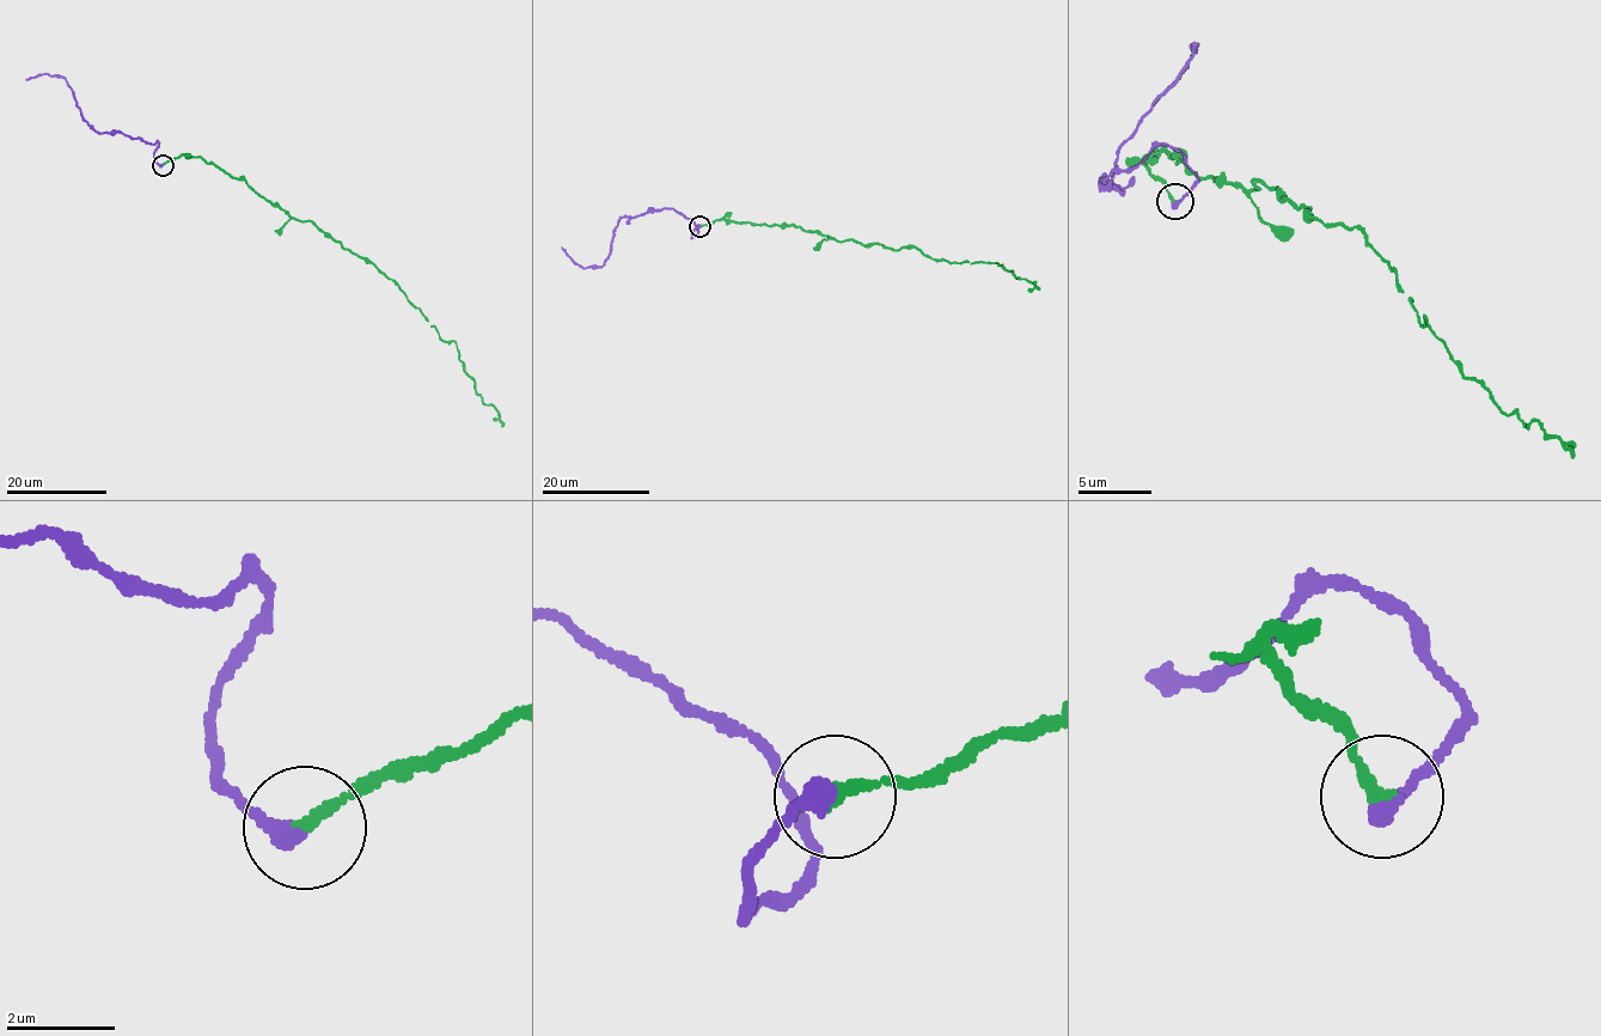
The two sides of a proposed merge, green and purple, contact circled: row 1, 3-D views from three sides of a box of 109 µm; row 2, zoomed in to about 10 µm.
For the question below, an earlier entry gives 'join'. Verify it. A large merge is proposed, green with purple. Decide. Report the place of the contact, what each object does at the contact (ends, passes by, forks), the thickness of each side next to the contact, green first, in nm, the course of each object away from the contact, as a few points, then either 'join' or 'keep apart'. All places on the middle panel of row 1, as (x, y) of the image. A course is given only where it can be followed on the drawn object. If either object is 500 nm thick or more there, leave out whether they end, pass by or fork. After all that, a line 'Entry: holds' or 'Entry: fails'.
place (700, 226); green ends; purple ends; calibres 240 and 380 nm; course green (700, 226), (722, 219), (793, 225), (839, 241), (896, 250), (911, 245), (951, 263), (994, 262), (1037, 288); course purple (700, 226), (691, 238), (692, 223), (671, 208), (649, 209), (624, 215), (600, 266), (579, 267), (562, 248); keep apart
Entry: fails

